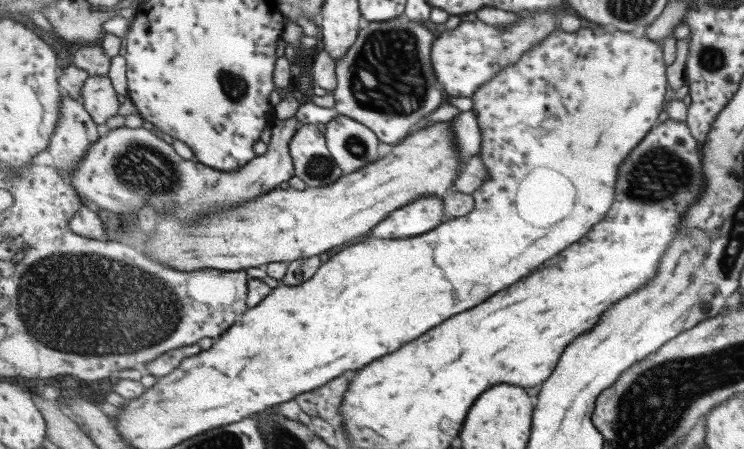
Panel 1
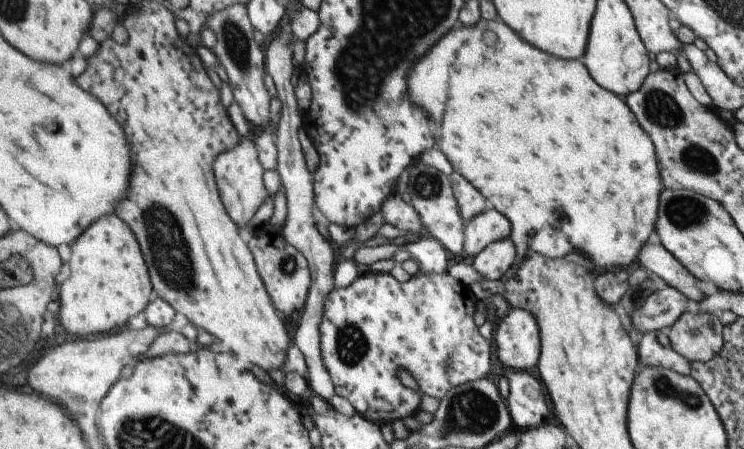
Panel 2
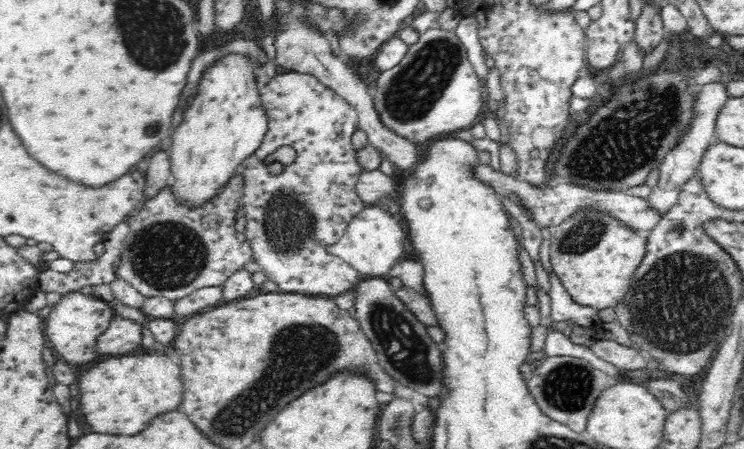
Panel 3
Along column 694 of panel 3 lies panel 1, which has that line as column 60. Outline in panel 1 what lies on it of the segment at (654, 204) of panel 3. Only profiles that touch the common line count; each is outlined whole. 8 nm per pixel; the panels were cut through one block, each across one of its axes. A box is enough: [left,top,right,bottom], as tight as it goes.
[47,94,104,178]

